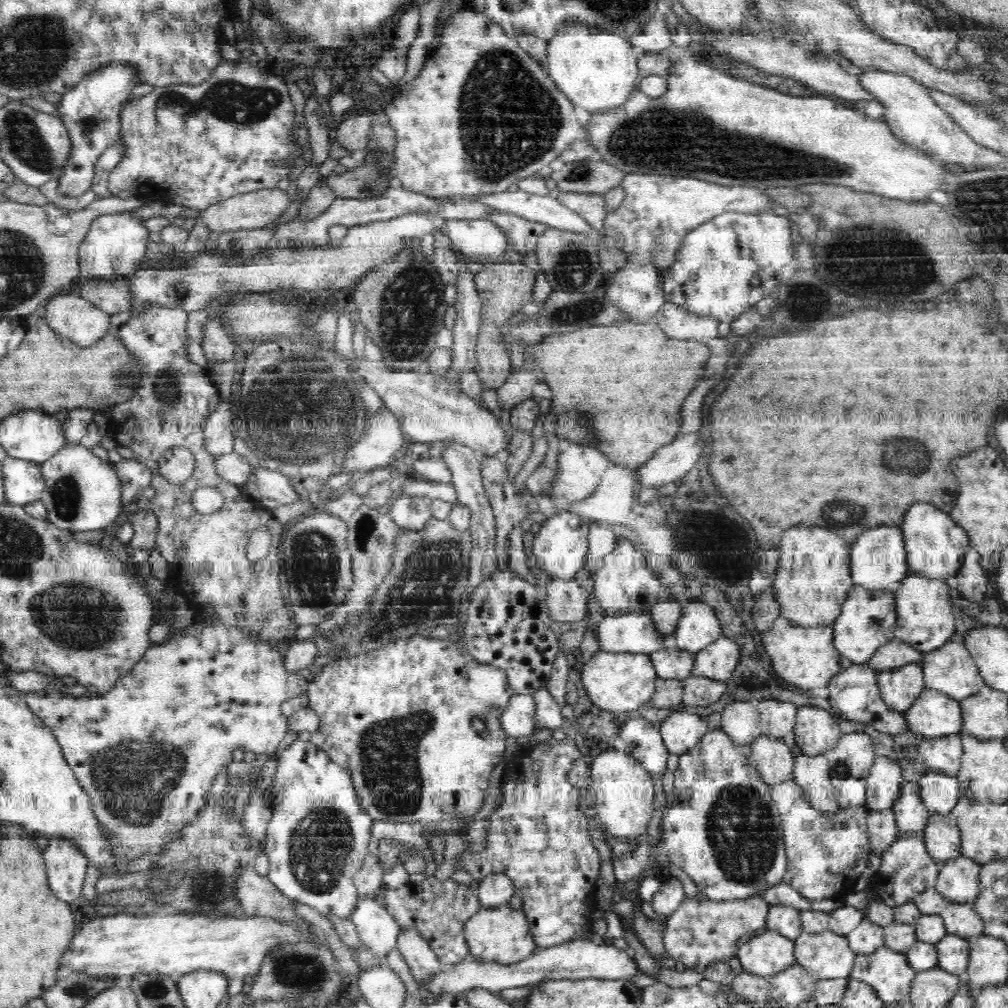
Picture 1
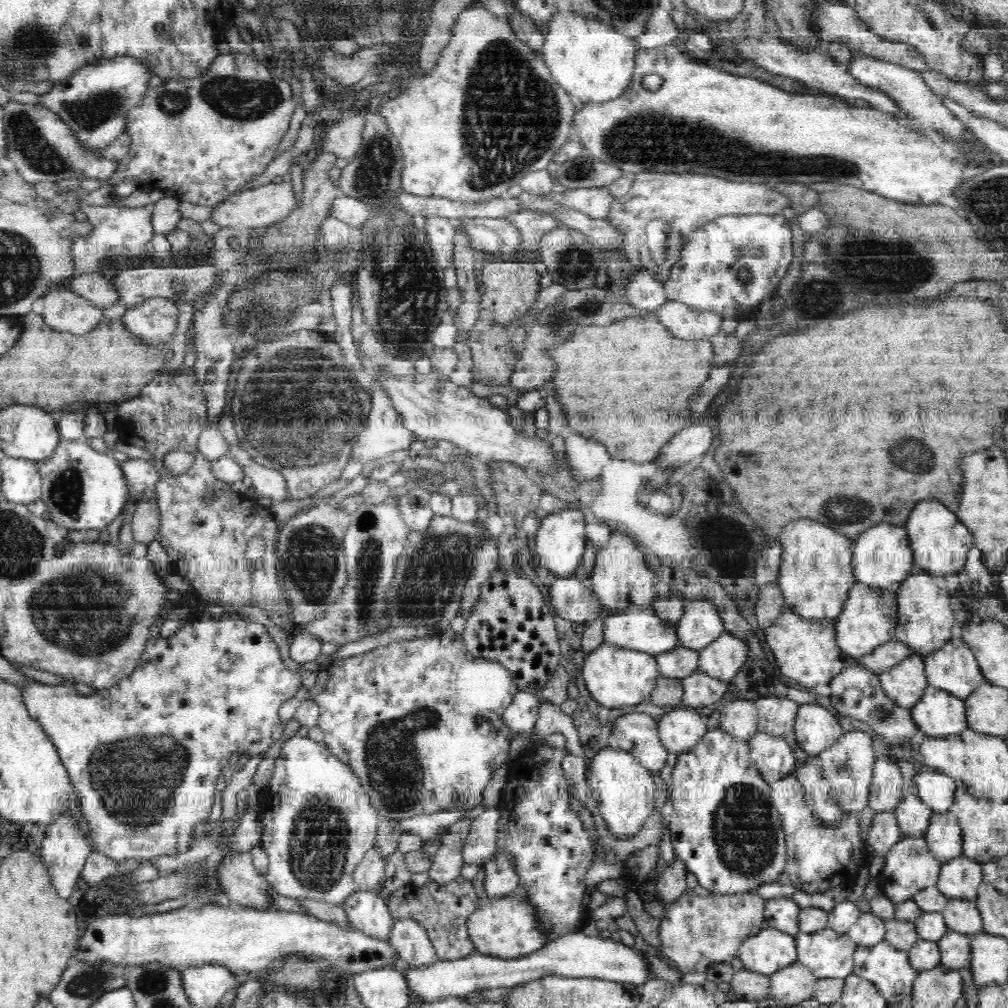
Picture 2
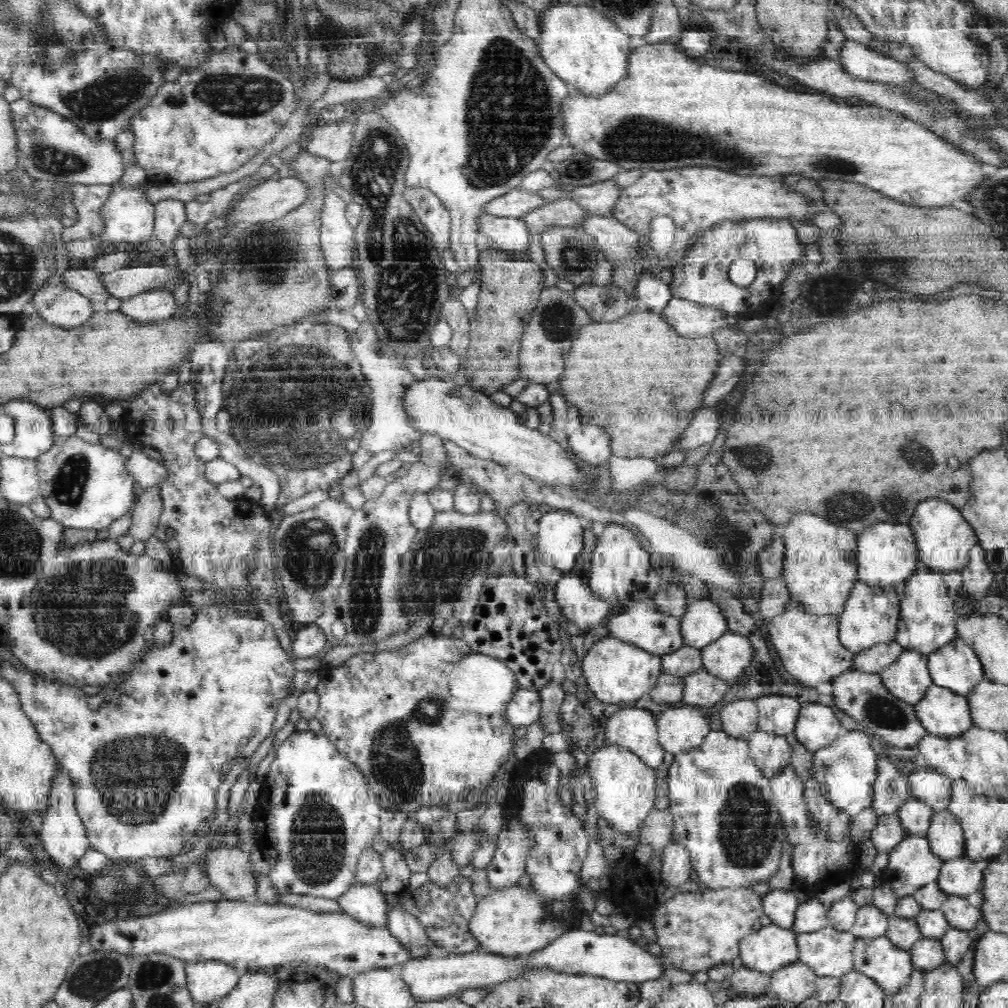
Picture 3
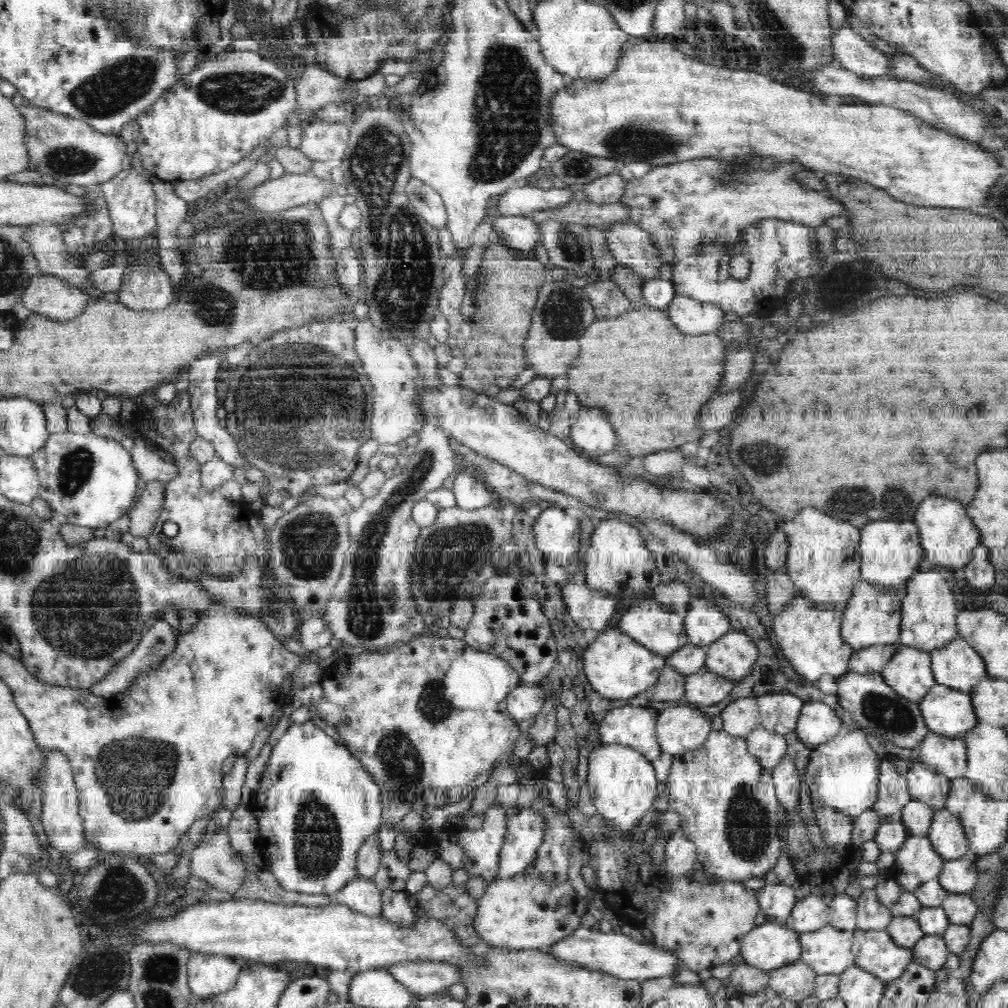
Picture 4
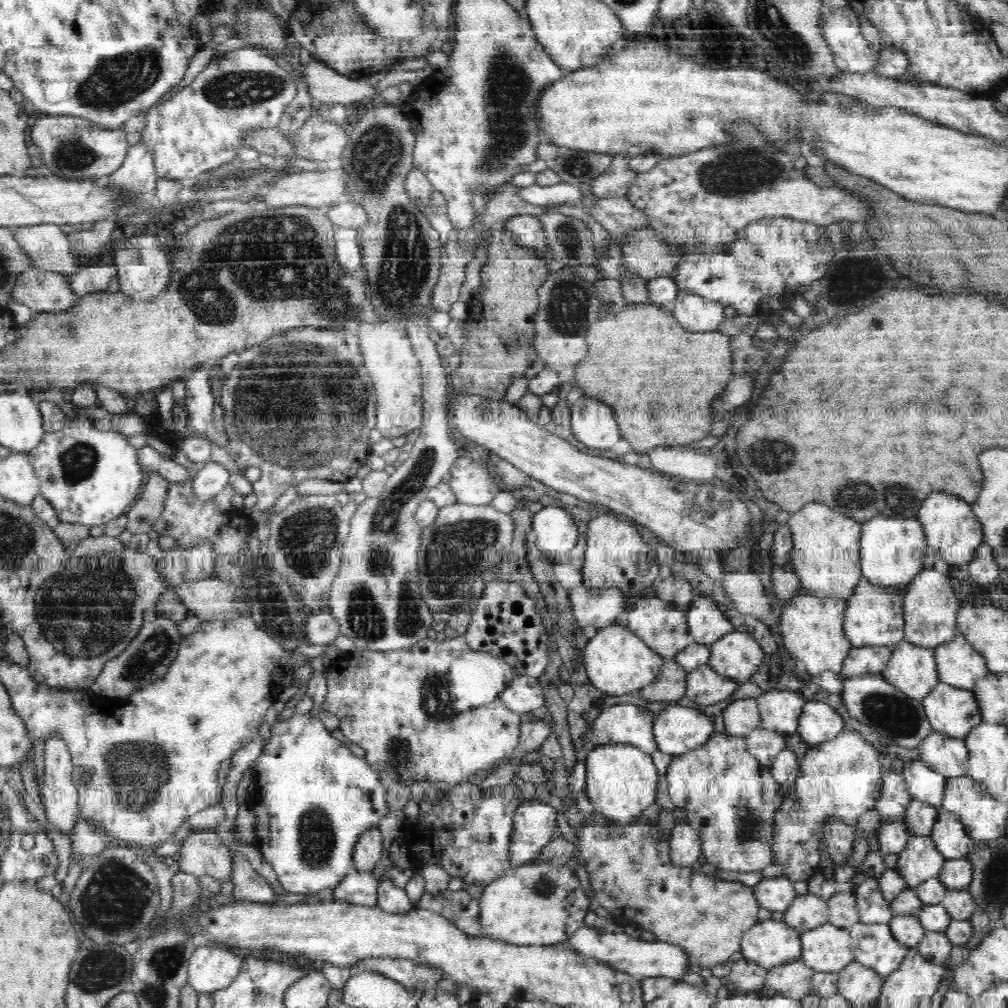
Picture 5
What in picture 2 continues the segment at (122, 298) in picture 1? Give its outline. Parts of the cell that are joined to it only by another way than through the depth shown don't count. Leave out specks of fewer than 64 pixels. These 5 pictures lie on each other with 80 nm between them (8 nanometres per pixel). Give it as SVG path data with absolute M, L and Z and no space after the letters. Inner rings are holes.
M100 272L74 274L69 281L70 288L76 294L87 298L98 308L110 308L120 302L118 289Z

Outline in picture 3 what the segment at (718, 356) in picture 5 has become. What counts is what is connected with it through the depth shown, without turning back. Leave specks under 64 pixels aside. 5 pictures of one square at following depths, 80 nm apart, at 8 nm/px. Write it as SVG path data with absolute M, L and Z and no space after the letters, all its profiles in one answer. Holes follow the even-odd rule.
M645 309L627 314L618 322L593 322L582 328L572 350L564 354L566 368L558 378L562 384L559 392L567 403L578 408L582 424L596 424L608 430L612 454L622 458L657 458L674 448L674 442L692 422L694 410L700 408L700 394L706 390L720 366L718 350L713 334L696 340L682 338L659 311Z

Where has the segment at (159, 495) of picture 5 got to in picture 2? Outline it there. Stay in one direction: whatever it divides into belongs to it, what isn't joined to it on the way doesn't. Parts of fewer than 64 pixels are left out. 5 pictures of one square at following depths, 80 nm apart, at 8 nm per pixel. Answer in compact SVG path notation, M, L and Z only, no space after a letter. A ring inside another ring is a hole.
M155 497L139 498L130 522L134 544L149 545L156 538L160 526L160 513Z

